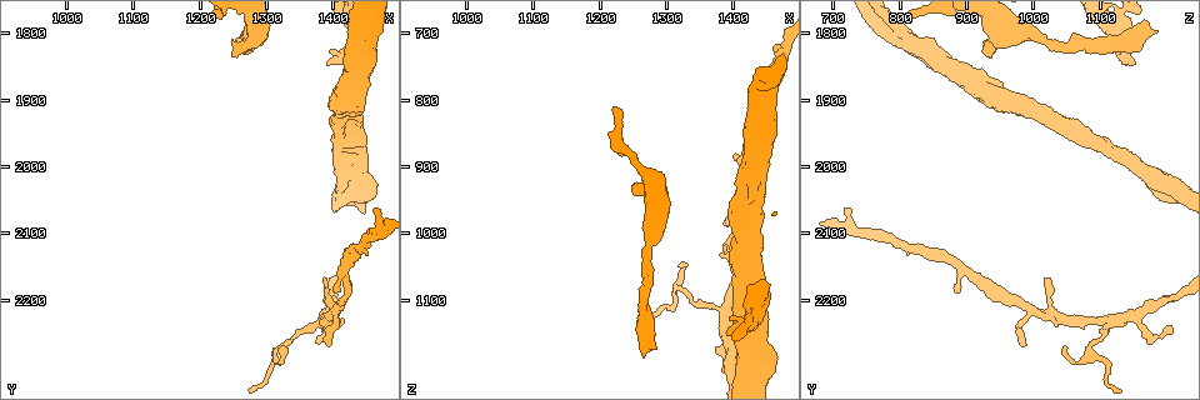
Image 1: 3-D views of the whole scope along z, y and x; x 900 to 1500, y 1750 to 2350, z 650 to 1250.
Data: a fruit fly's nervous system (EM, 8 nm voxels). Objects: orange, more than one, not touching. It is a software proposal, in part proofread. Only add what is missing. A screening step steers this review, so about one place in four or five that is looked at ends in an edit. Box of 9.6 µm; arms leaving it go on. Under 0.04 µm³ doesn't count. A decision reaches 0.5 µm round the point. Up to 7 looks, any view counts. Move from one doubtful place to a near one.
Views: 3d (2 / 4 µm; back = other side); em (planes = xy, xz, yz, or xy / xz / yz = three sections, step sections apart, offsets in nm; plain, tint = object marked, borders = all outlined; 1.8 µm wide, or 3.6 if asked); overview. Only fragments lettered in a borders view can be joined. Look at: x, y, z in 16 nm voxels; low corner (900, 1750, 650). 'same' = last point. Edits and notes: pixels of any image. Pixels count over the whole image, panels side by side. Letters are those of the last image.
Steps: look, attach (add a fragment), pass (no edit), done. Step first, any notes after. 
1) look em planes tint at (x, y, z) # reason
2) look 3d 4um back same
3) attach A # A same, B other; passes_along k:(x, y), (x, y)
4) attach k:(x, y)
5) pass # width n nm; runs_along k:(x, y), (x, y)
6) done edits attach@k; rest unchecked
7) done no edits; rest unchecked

look em planes tint at (1260, 1795, 1185) # an open end

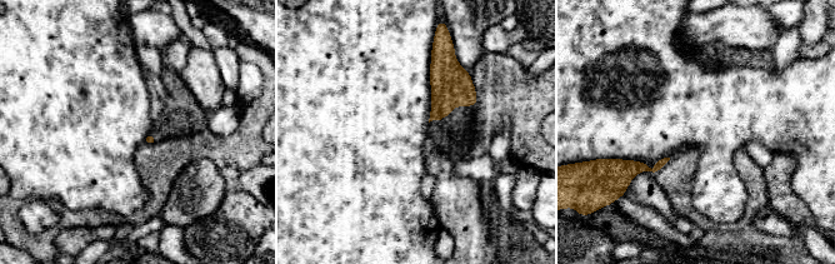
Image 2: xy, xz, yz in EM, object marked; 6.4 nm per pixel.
look em planes borders same

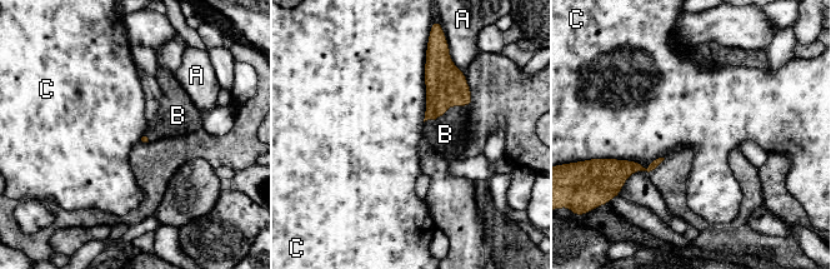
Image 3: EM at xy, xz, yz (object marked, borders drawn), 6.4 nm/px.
attach B # A other, B same, C other; passes_along 3:(446, 85), (445, 111), (445, 134); it goes on there

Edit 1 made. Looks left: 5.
look em 3.6um xz step 4 borders at (1395, 1845, 1155) # branch stops here

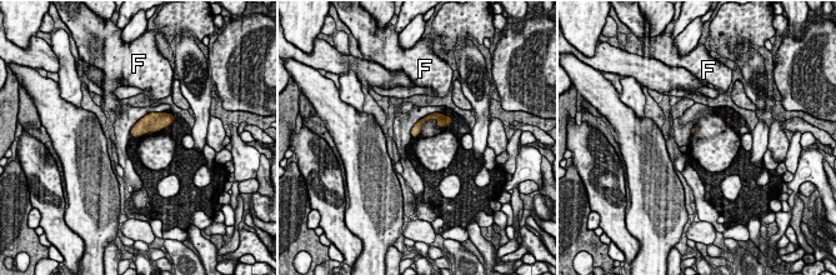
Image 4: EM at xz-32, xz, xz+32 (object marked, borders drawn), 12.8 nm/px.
look em 3.6um planes borders same

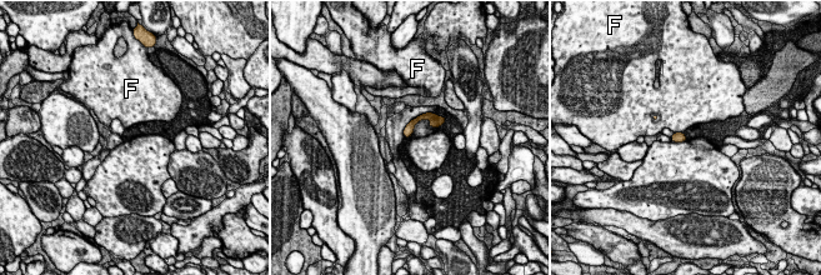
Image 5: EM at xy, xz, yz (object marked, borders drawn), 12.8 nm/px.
pass # F other; runs_along 5:(440, 121), (419, 118), (406, 134); no lettered fragment goes on from it

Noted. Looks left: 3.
look 3d 2um at (1460, 2060, 730) # free end

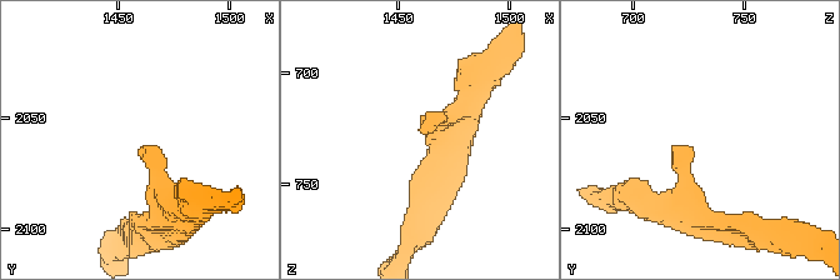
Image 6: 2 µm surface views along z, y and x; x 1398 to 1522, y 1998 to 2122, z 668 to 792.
look em planes borders at (1463, 2064, 727) # now the EM

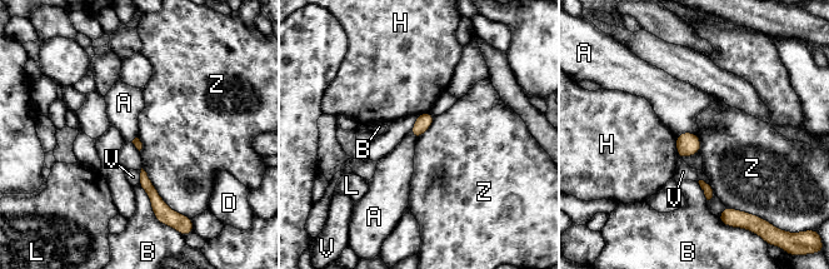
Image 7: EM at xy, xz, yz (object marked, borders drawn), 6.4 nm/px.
pass # A other, B other, D other, H other, L other, V other, Z other; border 7:(141, 168), (161, 199), (181, 214); no lettered fragment goes on from it

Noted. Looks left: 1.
done edits attach@3; rest unchecked

